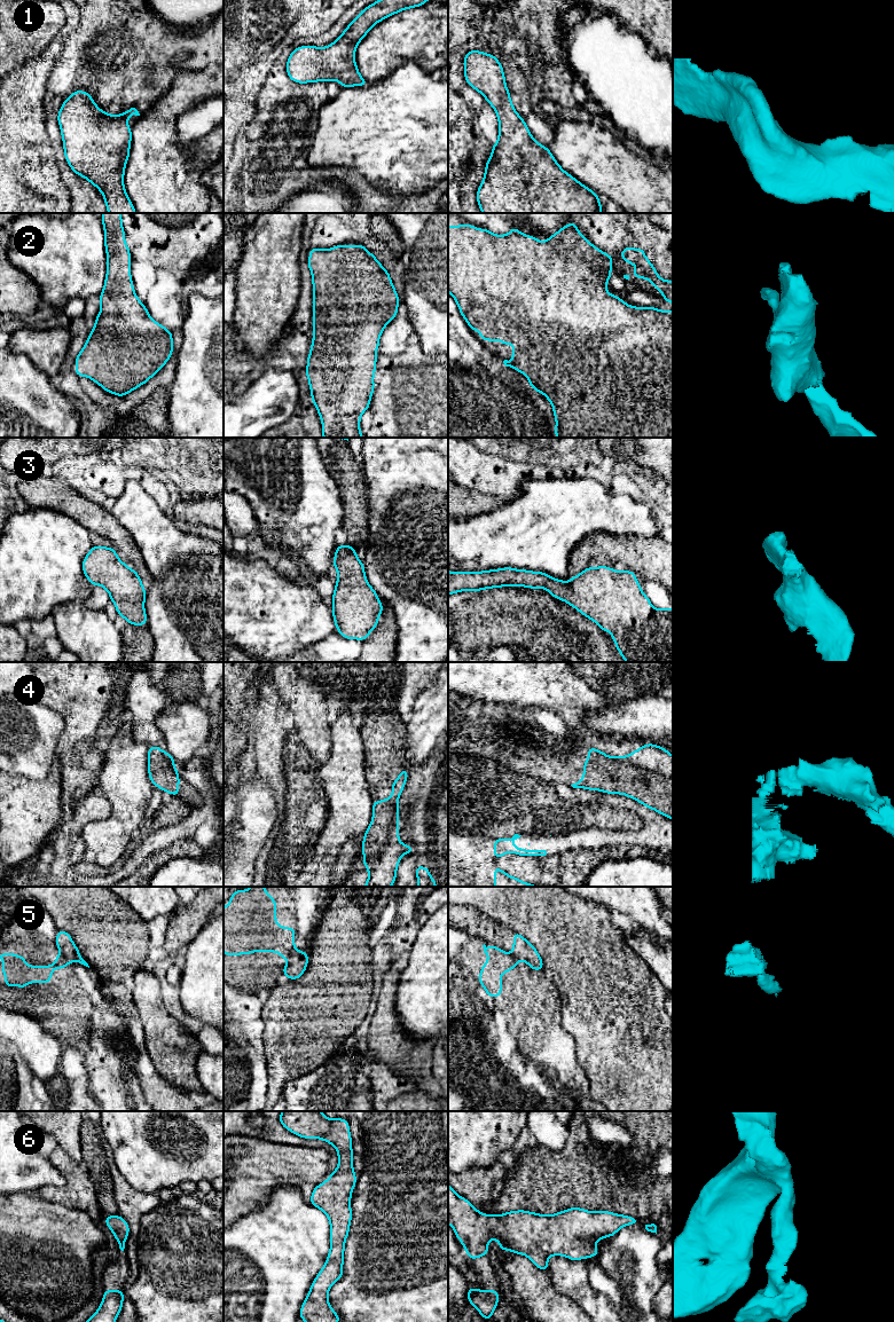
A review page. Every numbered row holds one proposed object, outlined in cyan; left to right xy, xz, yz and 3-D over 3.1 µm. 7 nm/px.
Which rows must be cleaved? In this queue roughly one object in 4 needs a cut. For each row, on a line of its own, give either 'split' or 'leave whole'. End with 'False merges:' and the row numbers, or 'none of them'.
1: leave whole
2: leave whole
3: leave whole
4: leave whole
5: split
6: leave whole
False merges: 5

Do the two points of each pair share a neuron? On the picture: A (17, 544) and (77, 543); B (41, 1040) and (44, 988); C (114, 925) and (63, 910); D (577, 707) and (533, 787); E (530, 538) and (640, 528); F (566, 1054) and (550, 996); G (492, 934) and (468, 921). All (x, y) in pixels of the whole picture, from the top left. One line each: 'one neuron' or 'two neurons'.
A: one neuron
B: two neurons
C: one neuron
D: two neurons
E: one neuron
F: one neuron
G: one neuron

